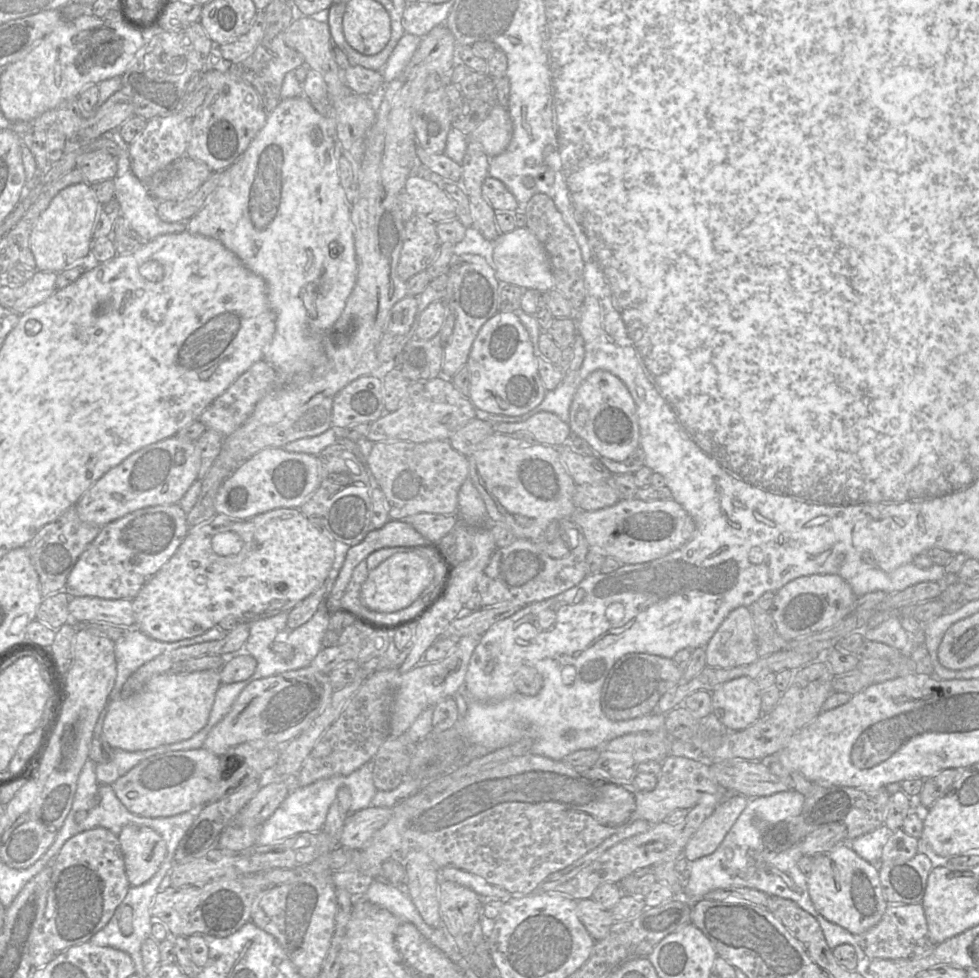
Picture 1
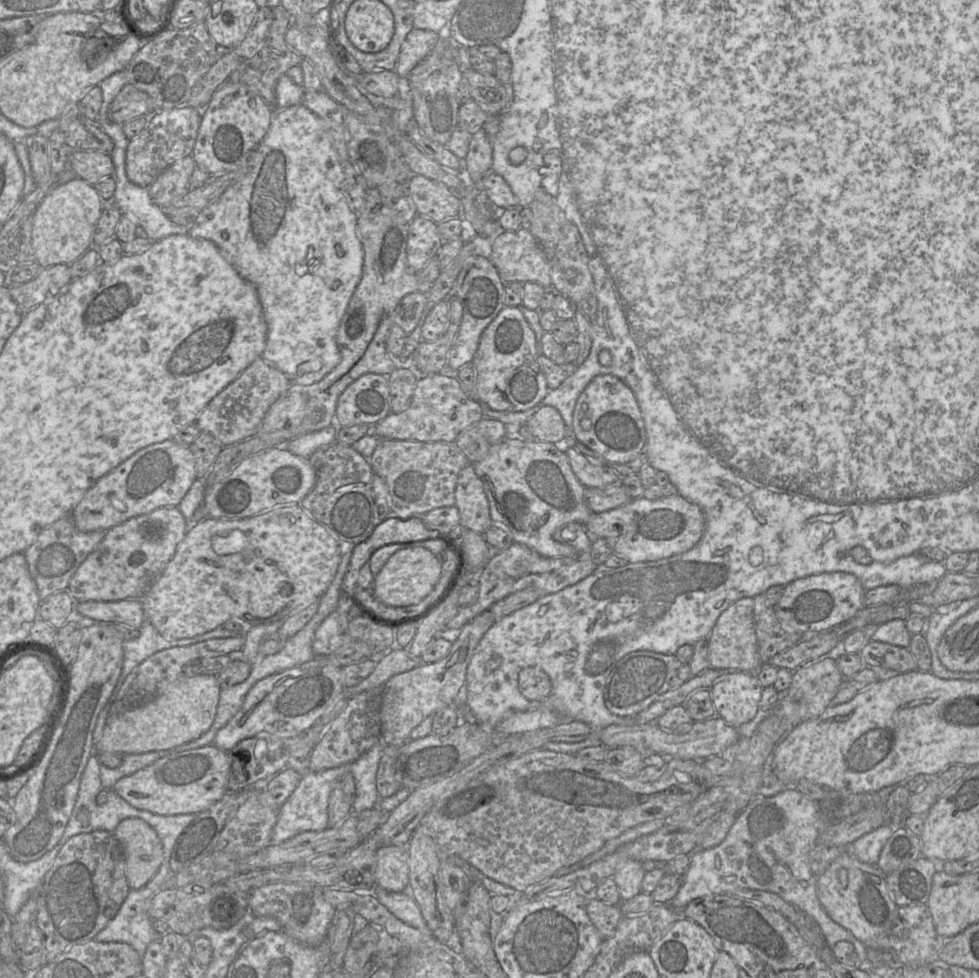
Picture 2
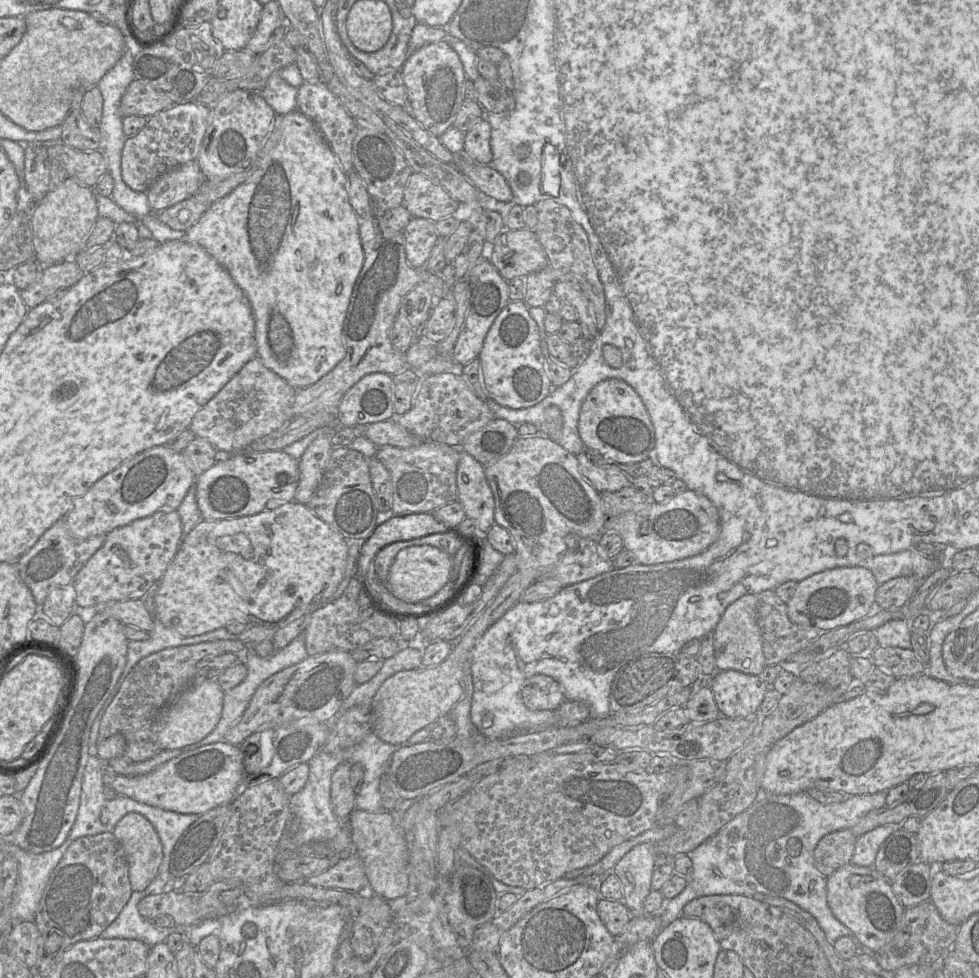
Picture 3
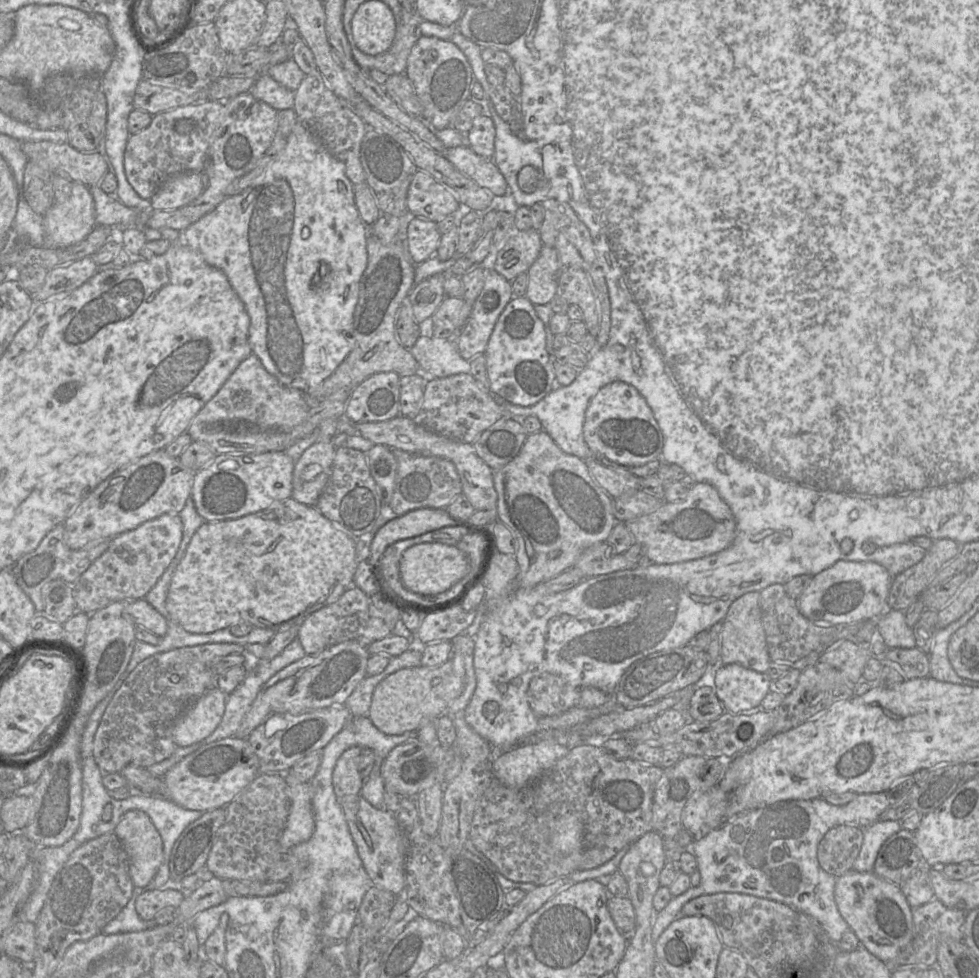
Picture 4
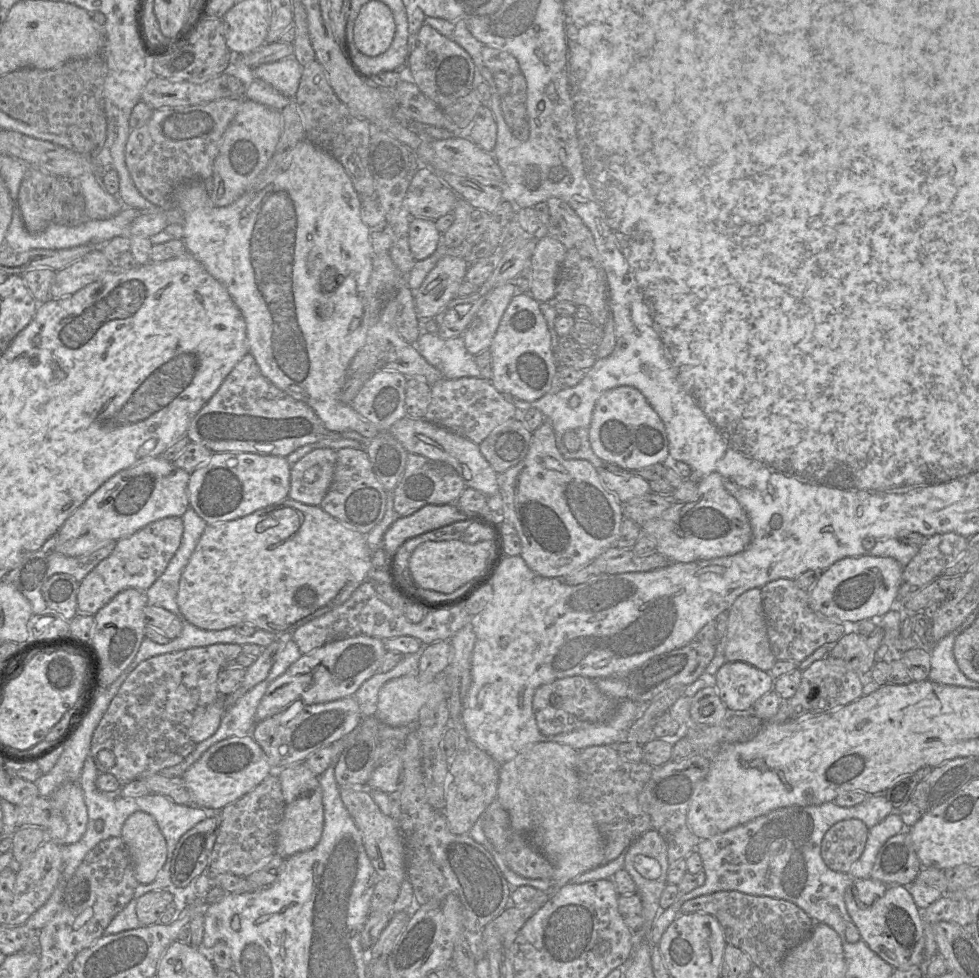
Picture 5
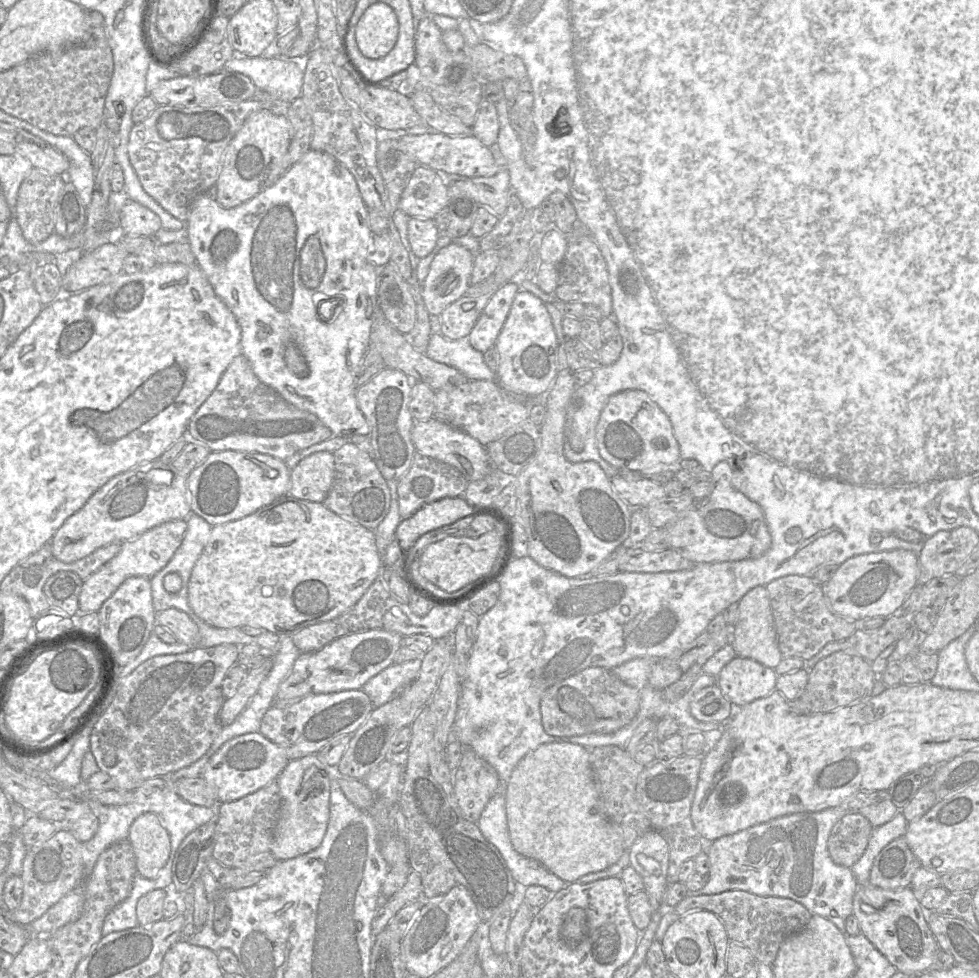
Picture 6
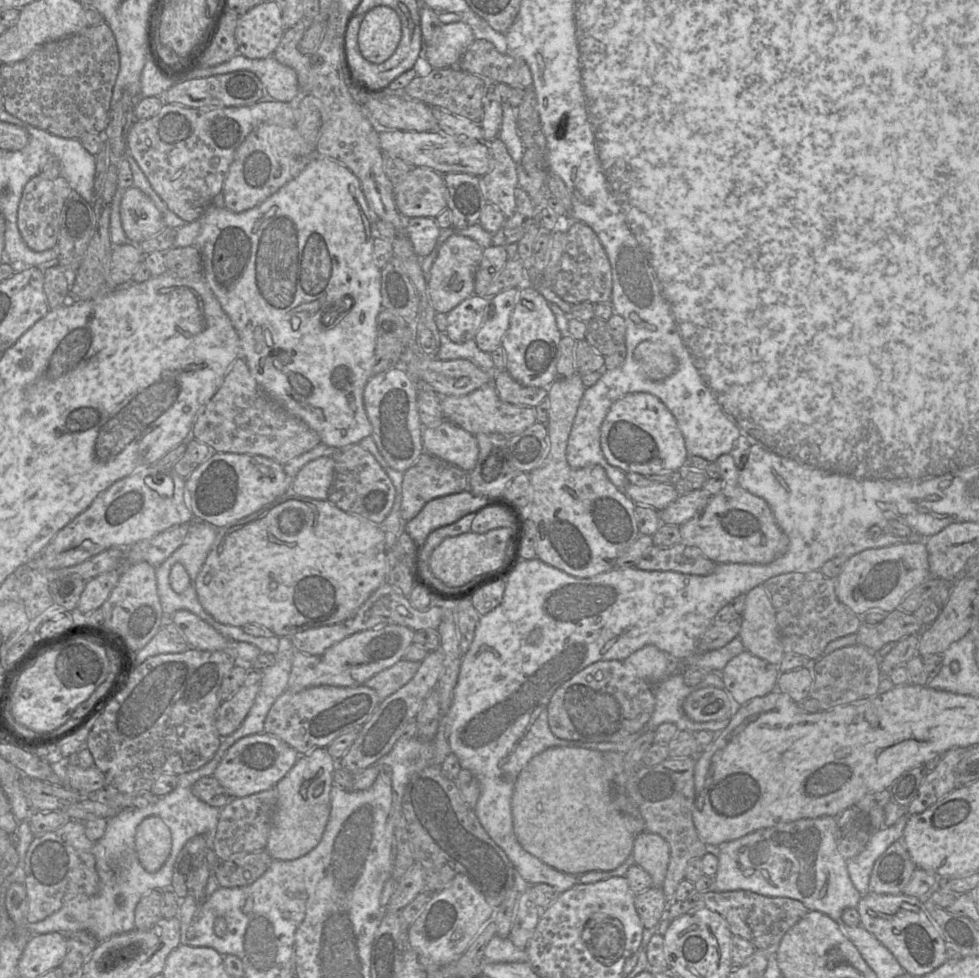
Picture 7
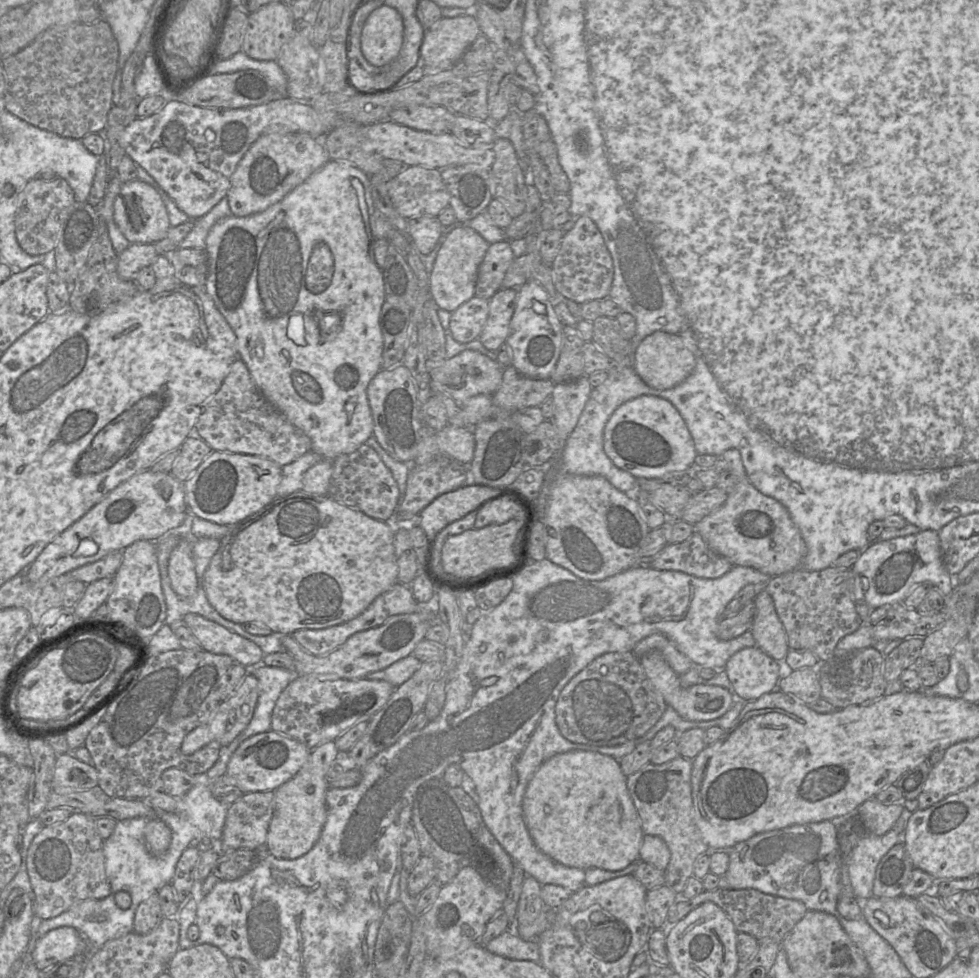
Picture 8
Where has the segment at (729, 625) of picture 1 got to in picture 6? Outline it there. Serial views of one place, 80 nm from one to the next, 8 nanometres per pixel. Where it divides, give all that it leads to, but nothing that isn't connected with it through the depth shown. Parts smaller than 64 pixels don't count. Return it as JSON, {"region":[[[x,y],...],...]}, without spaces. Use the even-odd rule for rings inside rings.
{"region":[[[757,586],[746,593],[739,601],[739,618],[734,627],[732,644],[737,656],[753,659],[767,667],[775,668],[782,660],[774,617],[766,586]]]}

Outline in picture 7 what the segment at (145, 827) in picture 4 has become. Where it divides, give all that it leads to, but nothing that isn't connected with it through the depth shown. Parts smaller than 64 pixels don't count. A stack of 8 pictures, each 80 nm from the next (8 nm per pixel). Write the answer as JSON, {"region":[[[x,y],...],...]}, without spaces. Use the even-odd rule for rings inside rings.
{"region":[[[160,817],[145,818],[136,828],[135,847],[142,867],[147,872],[157,872],[172,849],[170,829]]]}

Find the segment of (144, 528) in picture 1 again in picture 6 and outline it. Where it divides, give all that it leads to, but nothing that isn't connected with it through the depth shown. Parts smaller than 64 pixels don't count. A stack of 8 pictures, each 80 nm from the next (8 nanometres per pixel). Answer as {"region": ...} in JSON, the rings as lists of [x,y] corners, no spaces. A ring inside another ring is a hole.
{"region":[[[186,520],[164,522],[146,531],[139,537],[124,541],[118,554],[105,563],[83,582],[79,595],[79,612],[98,612],[102,604],[129,577],[142,576],[151,578],[164,568],[181,545],[187,530]]]}

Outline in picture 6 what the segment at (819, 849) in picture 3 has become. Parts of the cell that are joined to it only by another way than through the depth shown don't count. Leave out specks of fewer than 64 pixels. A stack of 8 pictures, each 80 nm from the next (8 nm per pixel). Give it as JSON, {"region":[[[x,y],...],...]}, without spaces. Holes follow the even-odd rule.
{"region":[[[856,811],[844,815],[833,826],[827,848],[833,862],[850,868],[864,854],[873,830],[870,821]]]}

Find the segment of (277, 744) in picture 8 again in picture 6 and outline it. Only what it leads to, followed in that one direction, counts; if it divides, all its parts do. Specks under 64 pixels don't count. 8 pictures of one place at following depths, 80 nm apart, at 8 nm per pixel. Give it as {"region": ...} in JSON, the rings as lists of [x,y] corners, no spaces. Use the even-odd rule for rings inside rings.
{"region":[[[259,732],[235,737],[209,759],[201,778],[217,789],[219,803],[243,798],[276,780],[288,764],[285,751]]]}

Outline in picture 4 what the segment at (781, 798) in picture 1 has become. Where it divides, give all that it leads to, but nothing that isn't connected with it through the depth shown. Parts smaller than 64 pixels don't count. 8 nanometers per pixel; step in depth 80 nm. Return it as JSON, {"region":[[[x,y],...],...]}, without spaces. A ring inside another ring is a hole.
{"region":[[[880,792],[859,794],[854,800],[842,806],[831,805],[823,798],[779,801],[732,817],[691,844],[690,851],[696,857],[701,876],[700,884],[696,887],[691,886],[685,893],[673,897],[664,909],[655,913],[652,926],[653,942],[655,943],[663,931],[679,916],[682,907],[688,901],[708,894],[740,893],[783,903],[814,918],[821,925],[827,938],[838,944],[849,926],[840,915],[834,898],[837,877],[826,873],[818,863],[818,844],[826,832],[834,827],[849,825],[863,829],[871,826],[889,807],[886,792]]]}

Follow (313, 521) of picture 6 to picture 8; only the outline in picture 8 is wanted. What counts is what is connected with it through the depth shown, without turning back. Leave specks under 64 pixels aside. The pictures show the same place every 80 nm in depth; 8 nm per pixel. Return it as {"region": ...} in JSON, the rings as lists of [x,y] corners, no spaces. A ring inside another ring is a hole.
{"region":[[[328,495],[308,497],[277,497],[269,506],[257,514],[231,526],[231,530],[220,540],[220,547],[212,557],[202,579],[207,599],[224,618],[238,624],[265,625],[273,633],[292,634],[300,629],[323,629],[347,622],[361,614],[373,600],[391,589],[398,582],[398,563],[394,546],[395,532],[387,521],[374,519],[364,512],[341,504]]]}

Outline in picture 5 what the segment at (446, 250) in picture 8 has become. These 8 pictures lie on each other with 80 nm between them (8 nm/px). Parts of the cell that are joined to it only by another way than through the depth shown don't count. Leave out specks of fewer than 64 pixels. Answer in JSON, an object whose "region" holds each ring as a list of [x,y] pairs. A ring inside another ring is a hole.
{"region":[[[442,257],[420,287],[413,290],[418,318],[434,318],[450,300],[455,298],[460,284],[465,280],[468,268],[464,258]]]}

